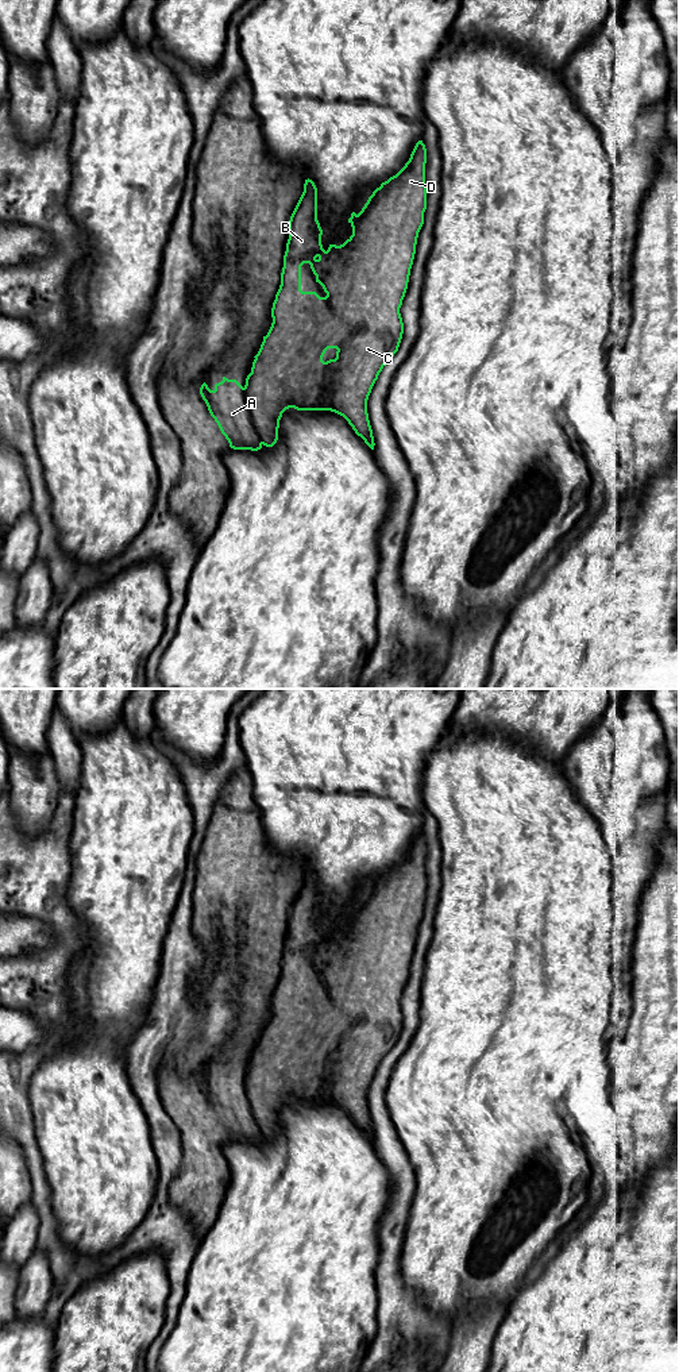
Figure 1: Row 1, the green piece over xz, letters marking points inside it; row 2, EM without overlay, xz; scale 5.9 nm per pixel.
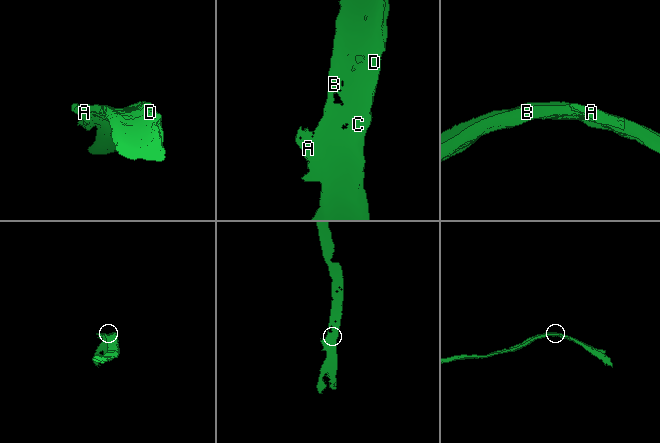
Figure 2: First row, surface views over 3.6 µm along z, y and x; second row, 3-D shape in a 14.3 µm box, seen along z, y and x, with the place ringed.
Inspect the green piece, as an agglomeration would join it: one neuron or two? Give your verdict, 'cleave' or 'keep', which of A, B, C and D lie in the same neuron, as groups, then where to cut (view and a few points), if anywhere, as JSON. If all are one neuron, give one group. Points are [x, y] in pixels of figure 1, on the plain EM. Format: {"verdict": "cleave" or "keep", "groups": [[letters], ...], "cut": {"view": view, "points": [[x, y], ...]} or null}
{"verdict": "cleave", "groups": [["A"], ["B", "C", "D"]], "cut": {"view": "xz", "points": [[243, 1079], [245, 1095], [262, 1135]]}}

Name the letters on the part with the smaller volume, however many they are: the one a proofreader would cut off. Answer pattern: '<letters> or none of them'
A

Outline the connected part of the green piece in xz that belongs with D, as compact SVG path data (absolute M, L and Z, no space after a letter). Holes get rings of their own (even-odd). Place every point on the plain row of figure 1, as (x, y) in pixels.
M418 832L405 858L373 883L358 906L351 905L352 926L340 937L329 936L327 943L317 912L317 879L312 871L305 871L289 912L281 976L271 999L273 1014L244 1076L246 1097L263 1137L277 1134L282 1105L294 1099L343 1107L374 1141L367 1091L379 1064L398 1043L404 1025L400 999L427 901L425 855L427 840ZM304 955L310 956L325 988L301 982ZM328 1040L337 1041L336 1049L324 1053Z

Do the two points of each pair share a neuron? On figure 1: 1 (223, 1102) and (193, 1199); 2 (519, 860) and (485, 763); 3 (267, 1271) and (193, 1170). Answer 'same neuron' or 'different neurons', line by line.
1: same neuron
2: same neuron
3: different neurons

